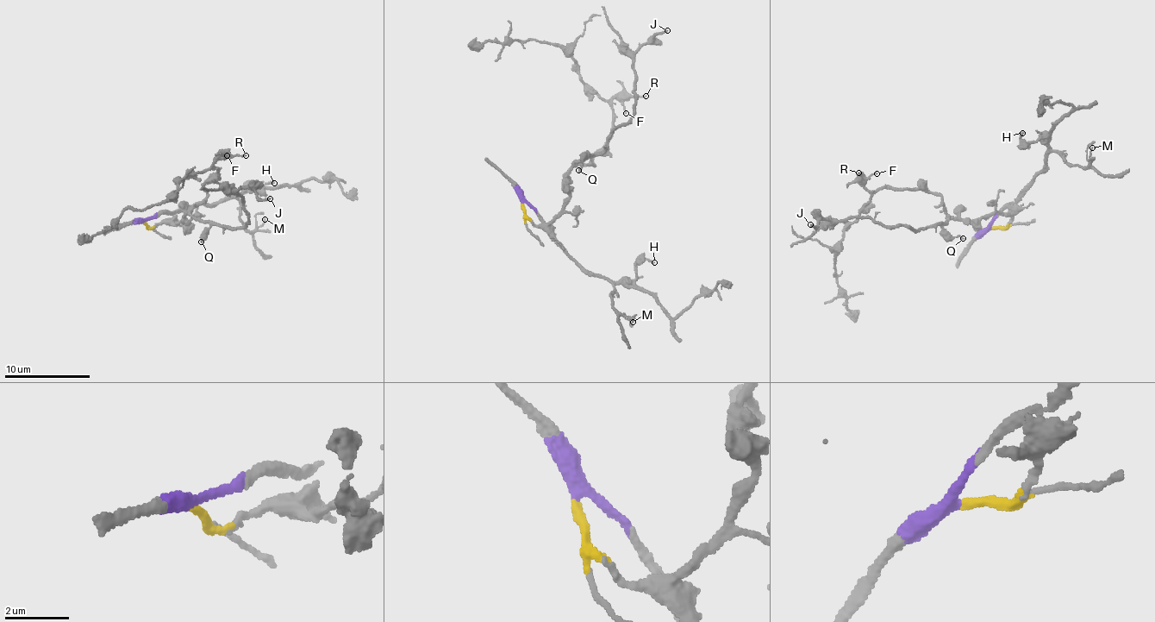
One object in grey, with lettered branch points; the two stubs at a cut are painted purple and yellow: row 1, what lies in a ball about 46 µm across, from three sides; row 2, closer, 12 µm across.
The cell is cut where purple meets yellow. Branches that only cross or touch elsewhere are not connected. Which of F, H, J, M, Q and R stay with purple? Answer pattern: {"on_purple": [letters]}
{"on_purple": ["H", "M"]}

